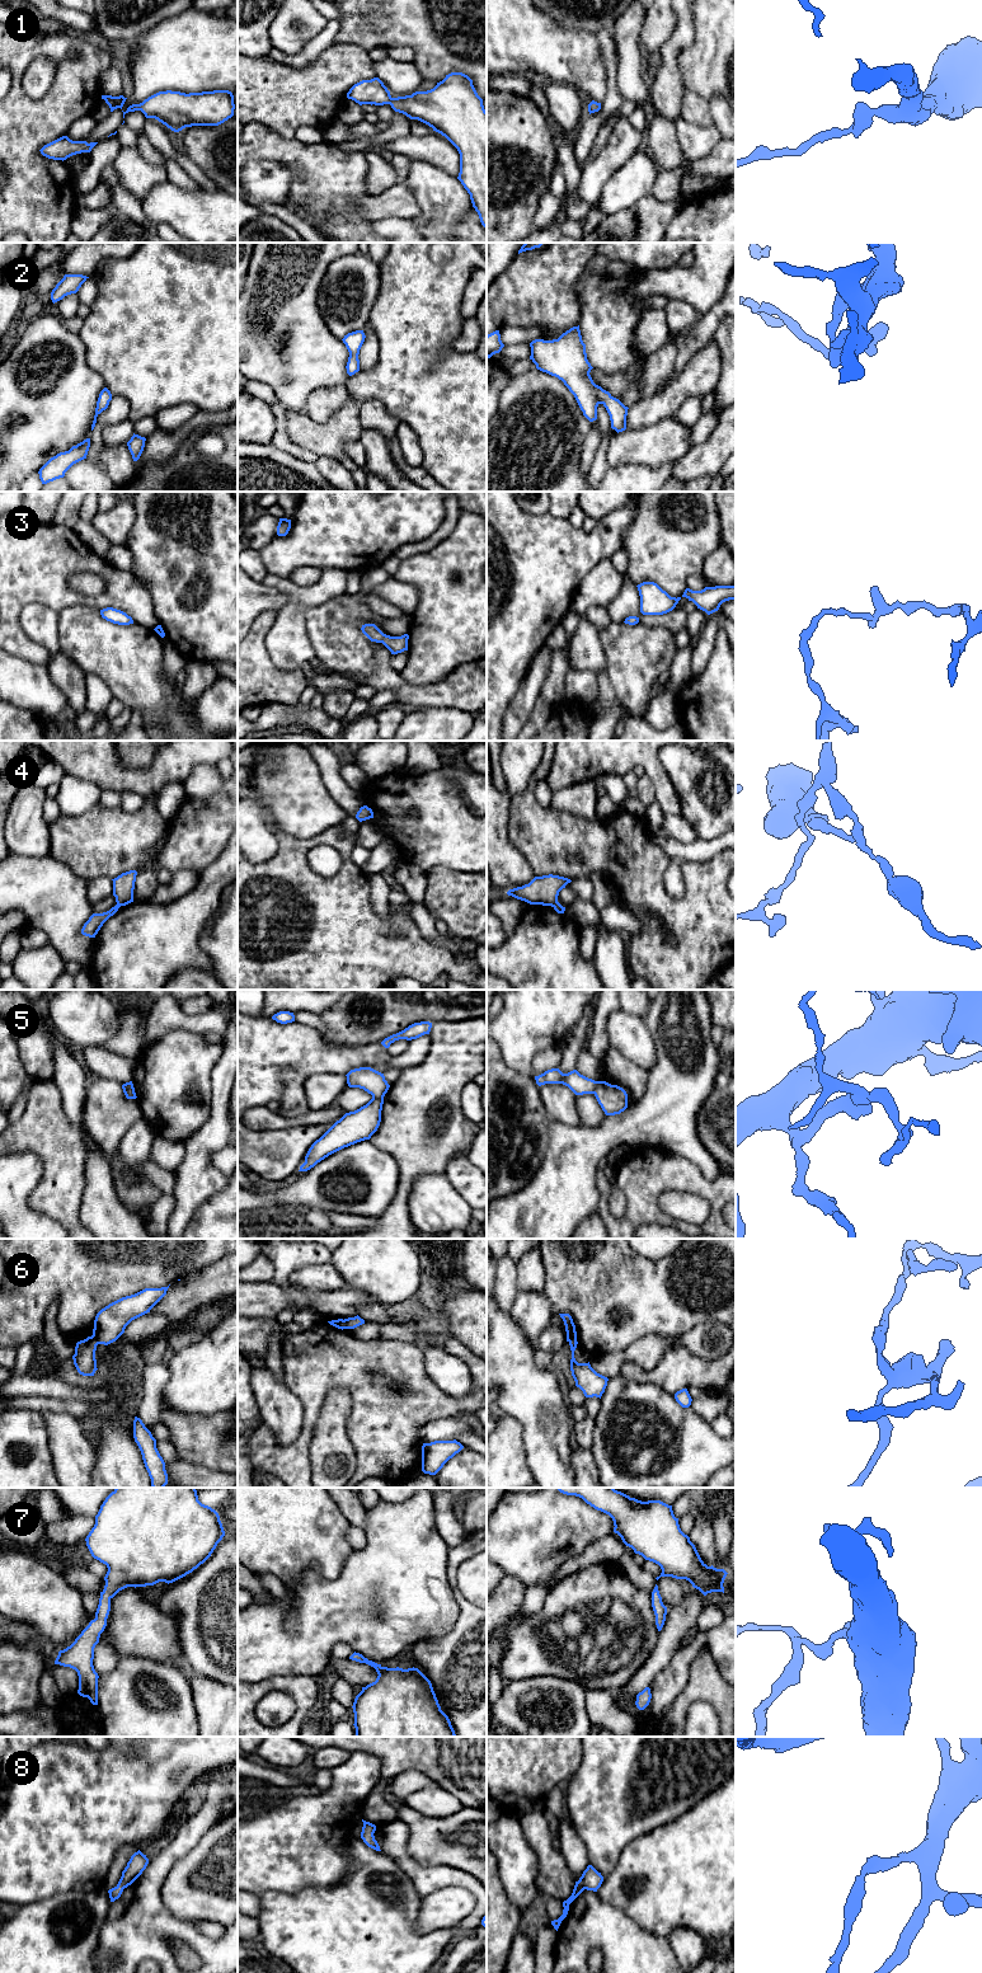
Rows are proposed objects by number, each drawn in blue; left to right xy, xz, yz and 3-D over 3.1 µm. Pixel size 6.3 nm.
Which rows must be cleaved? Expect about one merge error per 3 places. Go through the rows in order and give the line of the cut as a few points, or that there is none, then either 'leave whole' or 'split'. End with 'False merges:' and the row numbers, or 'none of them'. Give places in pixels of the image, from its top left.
1: cut none; leave whole
2: cut none; leave whole
3: cut none; leave whole
4: cut xy (117, 903), (120, 906); split
5: cut yz (597, 1081), (593, 1093); split
6: cut xz (343, 1320), (346, 1328); split
7: cut none; leave whole
8: cut none; leave whole
False merges: 4, 5, 6

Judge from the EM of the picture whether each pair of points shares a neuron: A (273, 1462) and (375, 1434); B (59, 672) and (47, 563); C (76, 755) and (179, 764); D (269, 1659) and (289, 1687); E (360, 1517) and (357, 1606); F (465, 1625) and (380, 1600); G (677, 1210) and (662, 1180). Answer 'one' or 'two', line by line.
A: one
B: two
C: one
D: two
E: two
F: two
G: two

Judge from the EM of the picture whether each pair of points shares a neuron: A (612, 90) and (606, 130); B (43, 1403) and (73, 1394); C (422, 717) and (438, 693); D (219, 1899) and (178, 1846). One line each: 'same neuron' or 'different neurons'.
A: different neurons
B: different neurons
C: different neurons
D: different neurons

